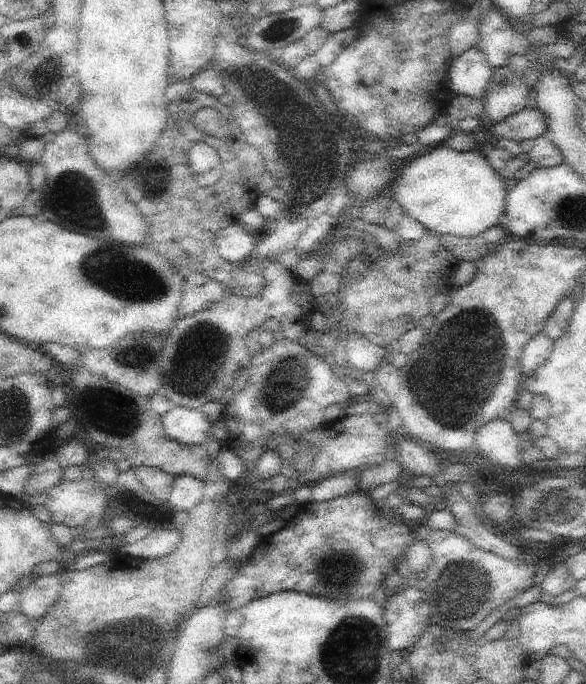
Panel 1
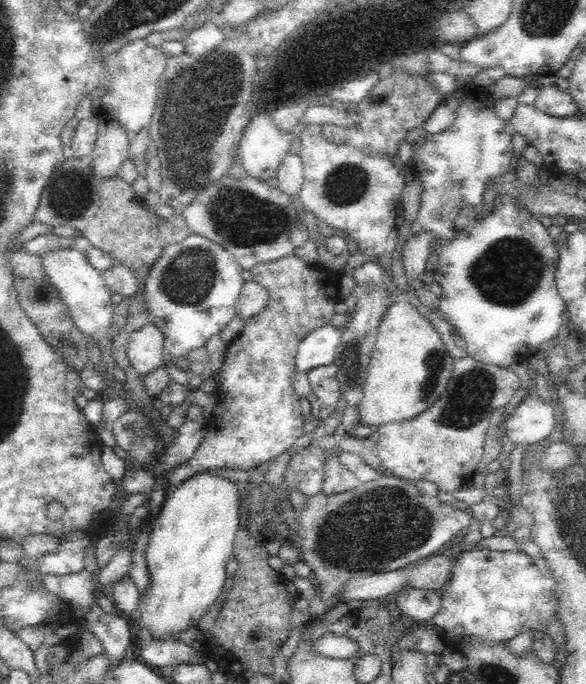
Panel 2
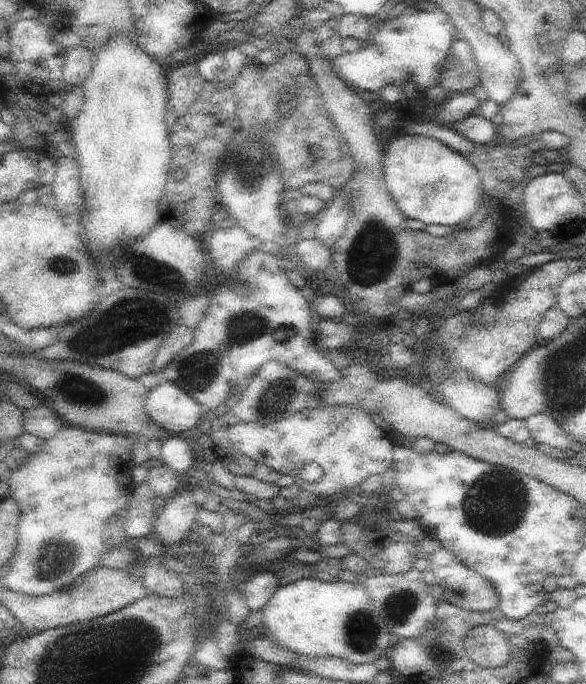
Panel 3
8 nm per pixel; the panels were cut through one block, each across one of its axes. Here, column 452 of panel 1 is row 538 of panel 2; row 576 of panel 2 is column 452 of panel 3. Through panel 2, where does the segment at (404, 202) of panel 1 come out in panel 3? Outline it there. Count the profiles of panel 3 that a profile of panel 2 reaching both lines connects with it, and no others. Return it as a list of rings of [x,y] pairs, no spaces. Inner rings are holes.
[[[479,112],[471,114],[469,118],[463,118],[463,120],[455,122],[455,124],[441,124],[441,126],[447,126],[447,128],[455,130],[459,136],[469,138],[469,140],[475,142],[477,146],[479,146],[479,144],[489,144],[489,142],[501,140],[501,136],[499,136],[499,126],[495,126],[491,120],[483,118]],[[413,134],[387,140],[383,146],[385,186],[407,220],[415,218],[423,224],[443,224],[453,228],[467,222],[477,212],[479,204],[485,202],[485,192],[481,188],[483,184],[477,168],[443,142]]]

